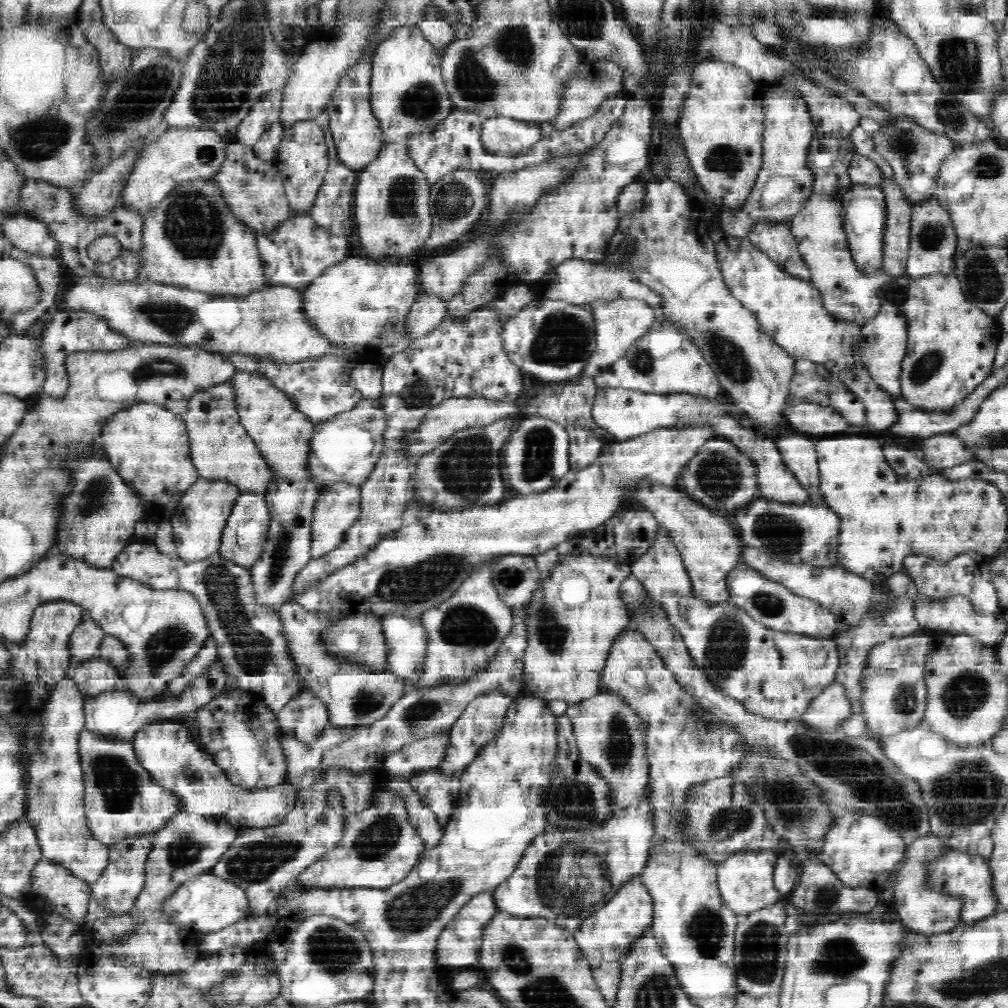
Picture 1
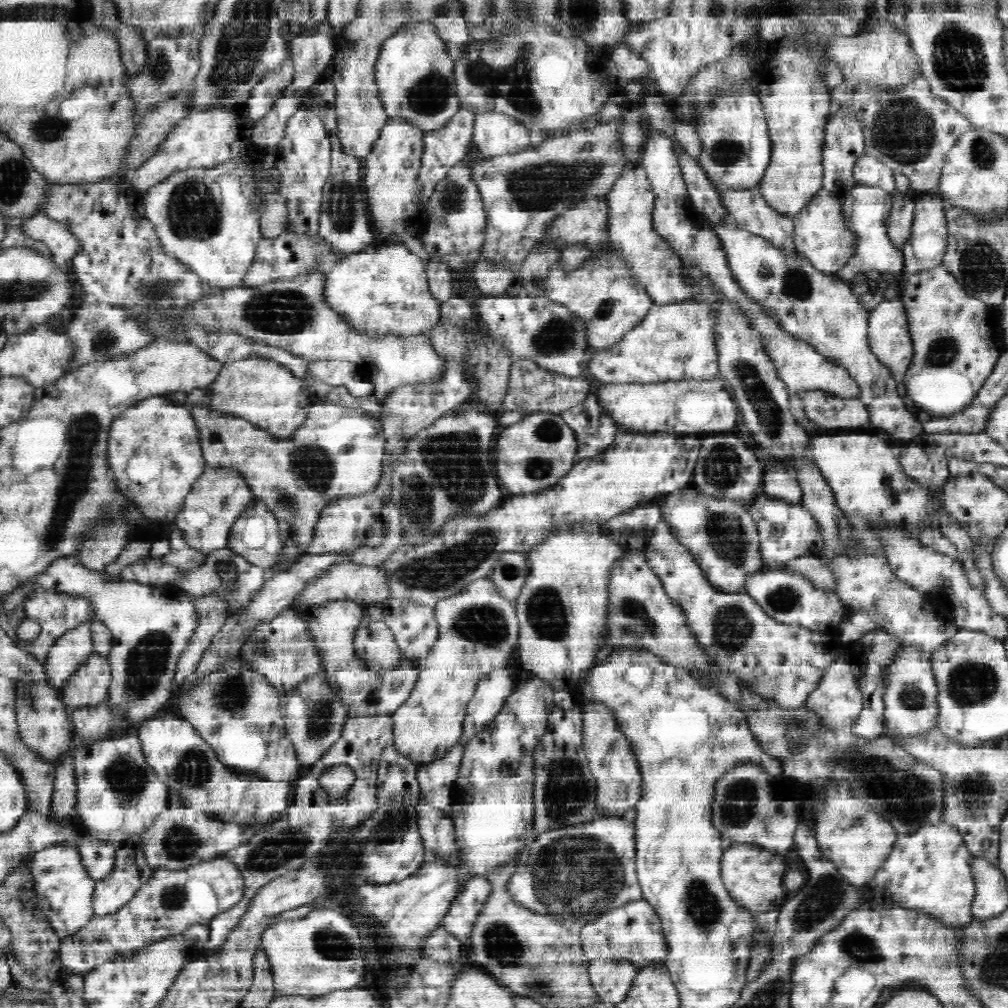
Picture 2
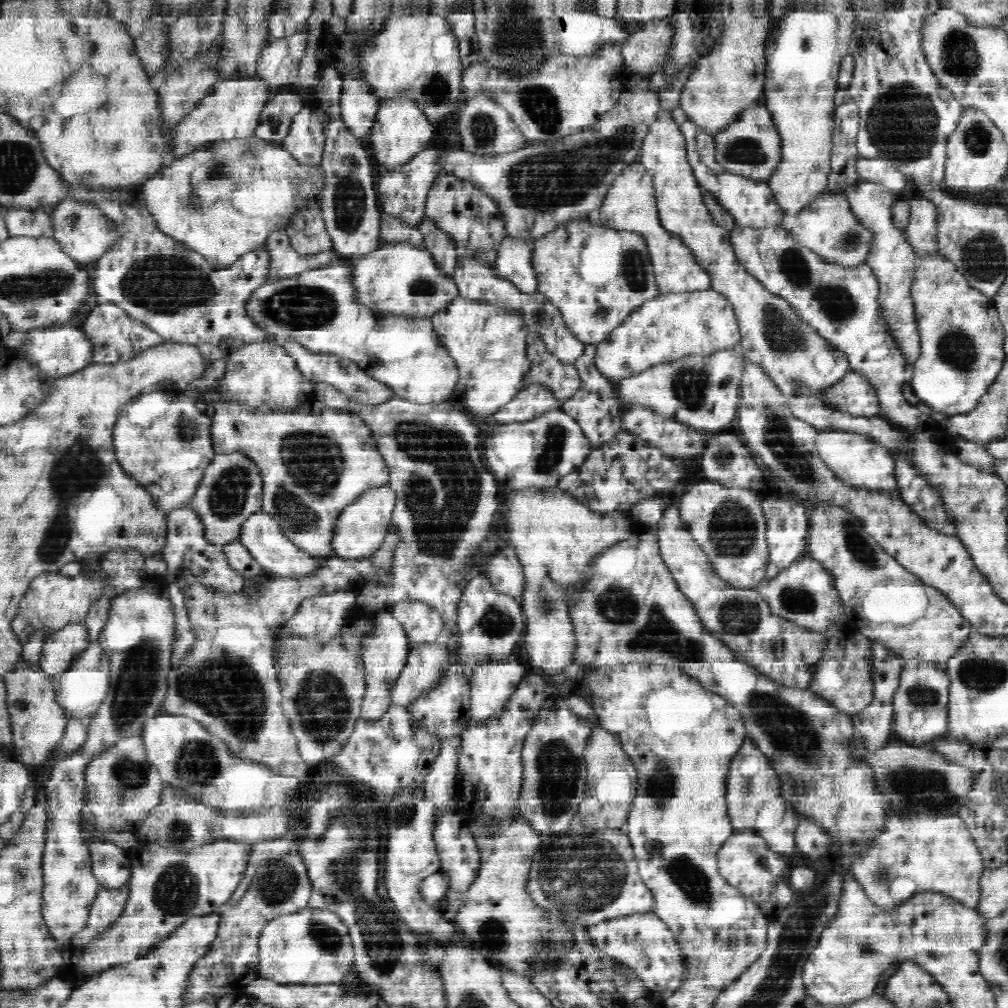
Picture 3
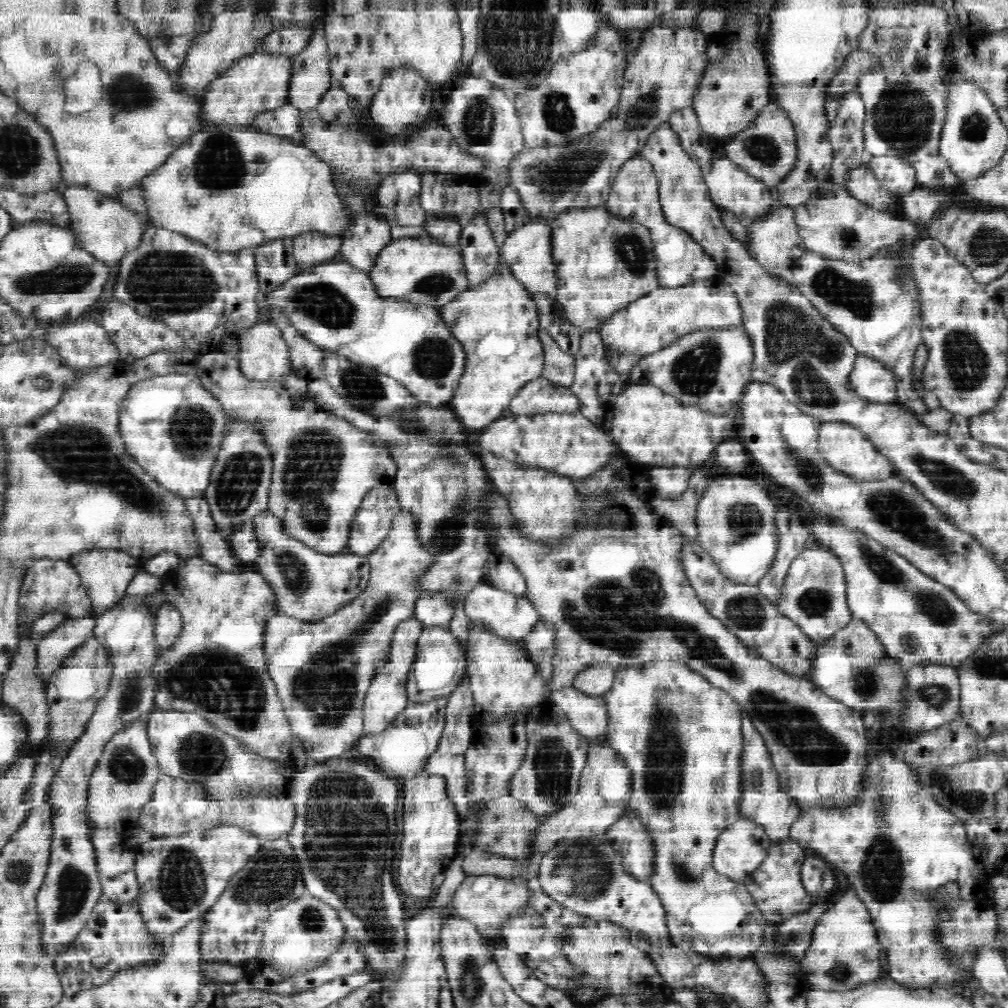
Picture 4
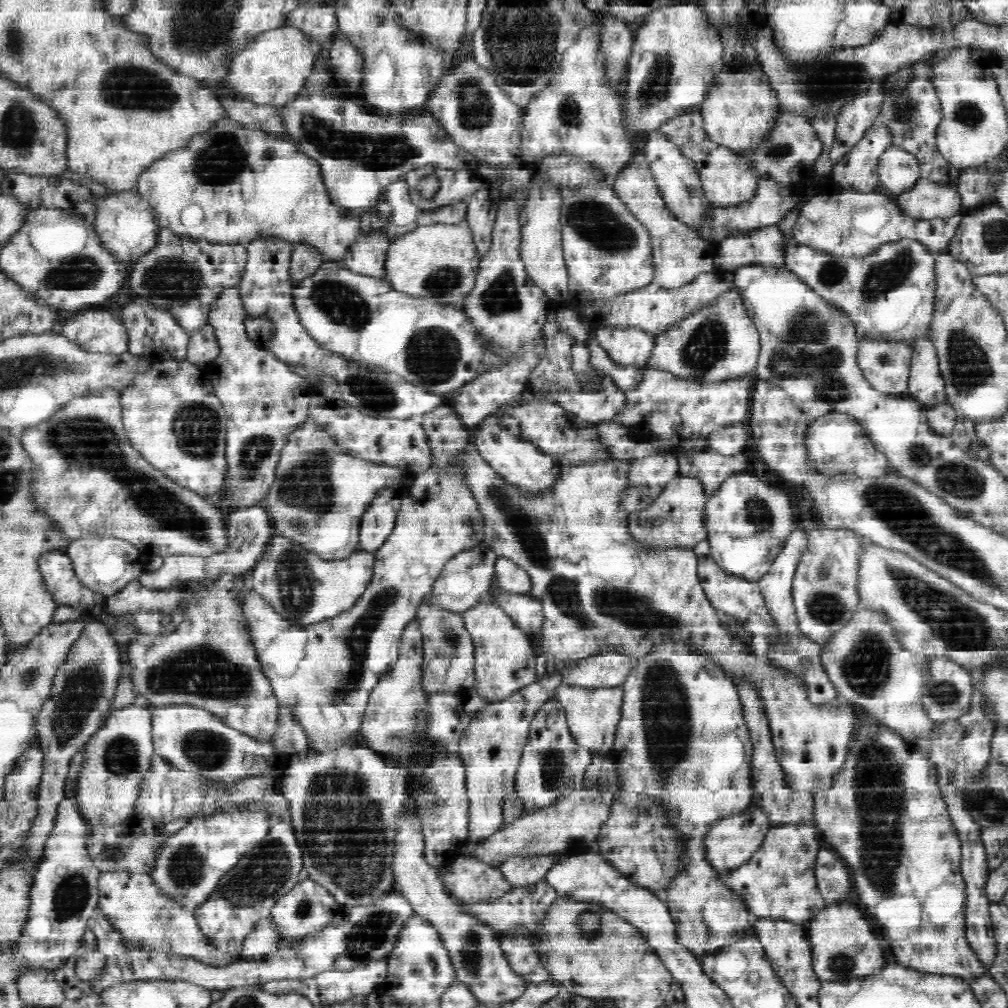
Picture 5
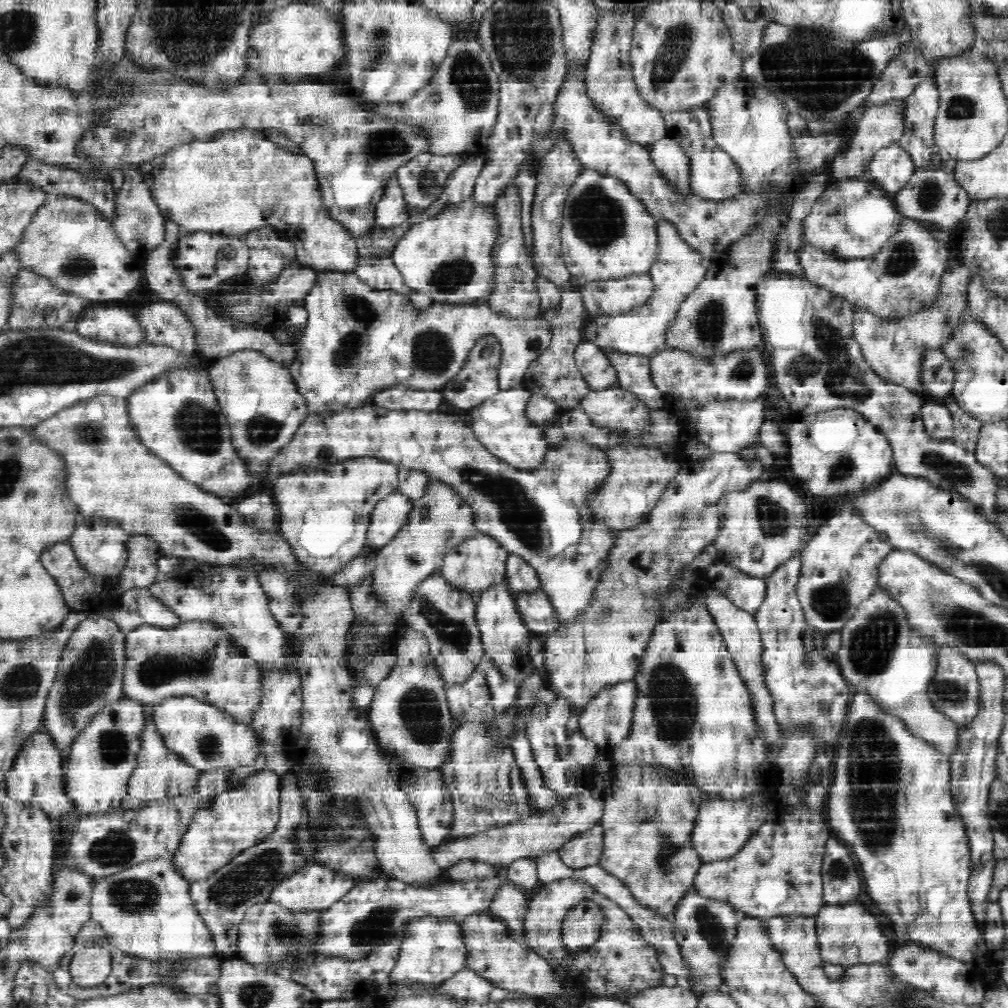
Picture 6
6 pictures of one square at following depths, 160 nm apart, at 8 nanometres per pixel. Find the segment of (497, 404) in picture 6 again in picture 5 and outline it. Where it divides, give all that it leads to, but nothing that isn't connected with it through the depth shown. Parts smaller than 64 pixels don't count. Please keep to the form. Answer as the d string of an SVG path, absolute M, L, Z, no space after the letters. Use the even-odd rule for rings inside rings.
M527 392L513 395L506 399L502 406L498 406L490 414L486 414L486 418L480 422L480 426L476 430L474 440L476 440L476 446L478 446L480 454L484 458L488 458L488 462L492 464L492 467L500 470L500 474L508 482L519 484L523 488L540 491L553 484L558 463L555 461L554 456L544 453L531 439L523 438L523 435L516 434L506 423L507 410L526 402L526 398Z

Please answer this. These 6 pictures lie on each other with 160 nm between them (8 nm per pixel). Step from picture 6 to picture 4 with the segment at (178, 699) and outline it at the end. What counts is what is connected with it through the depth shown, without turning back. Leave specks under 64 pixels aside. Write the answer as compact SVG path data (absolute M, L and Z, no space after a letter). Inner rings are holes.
M158 708L148 715L147 731L161 772L188 782L203 783L210 799L244 798L264 784L274 784L276 774L280 774L278 762L250 750L240 739L226 734L203 715Z

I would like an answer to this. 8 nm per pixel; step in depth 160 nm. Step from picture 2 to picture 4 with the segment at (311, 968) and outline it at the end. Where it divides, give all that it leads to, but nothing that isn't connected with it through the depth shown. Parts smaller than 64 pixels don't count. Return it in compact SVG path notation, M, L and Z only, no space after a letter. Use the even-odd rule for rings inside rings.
M305 892L298 898L289 899L284 906L272 911L266 919L259 958L263 964L271 964L276 970L286 972L286 976L292 976L294 972L318 966L343 942L344 930L346 928L332 906L328 906L324 899Z

